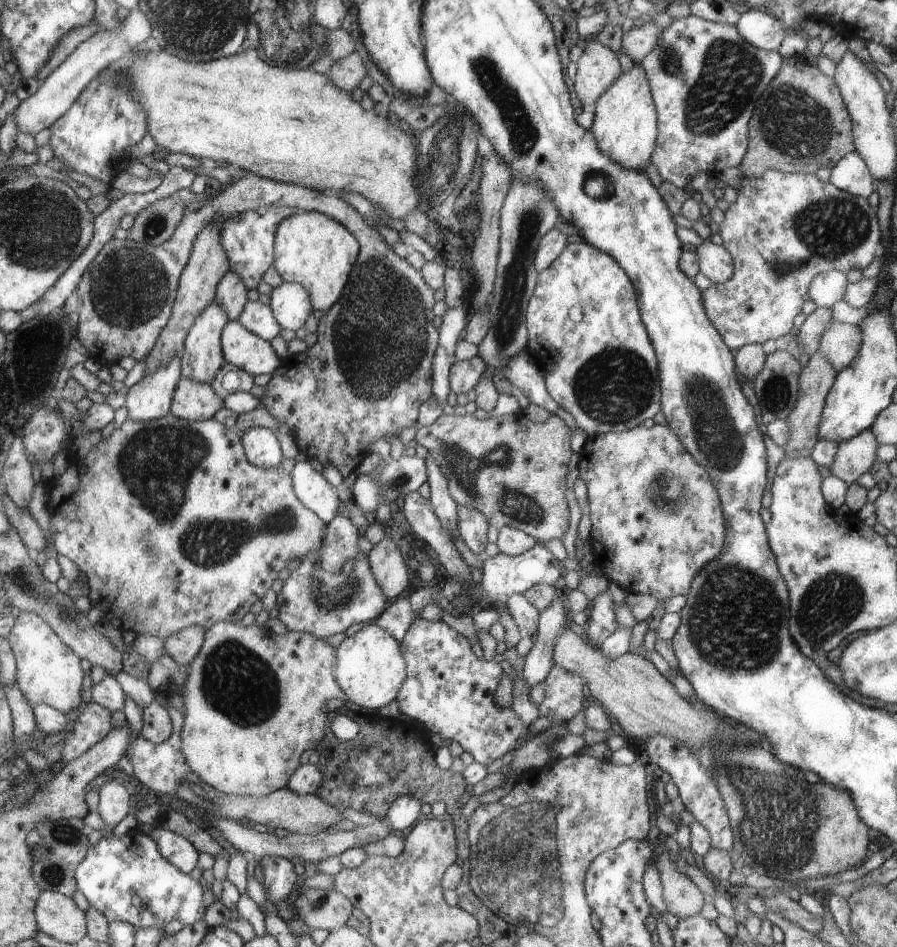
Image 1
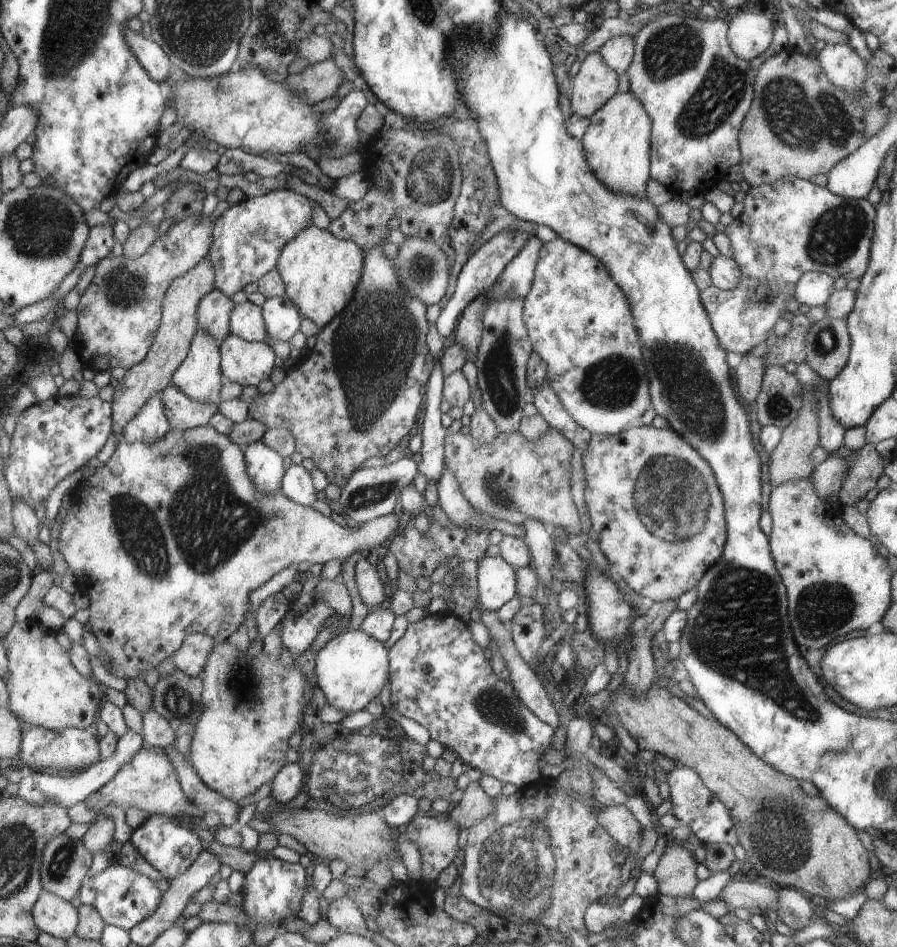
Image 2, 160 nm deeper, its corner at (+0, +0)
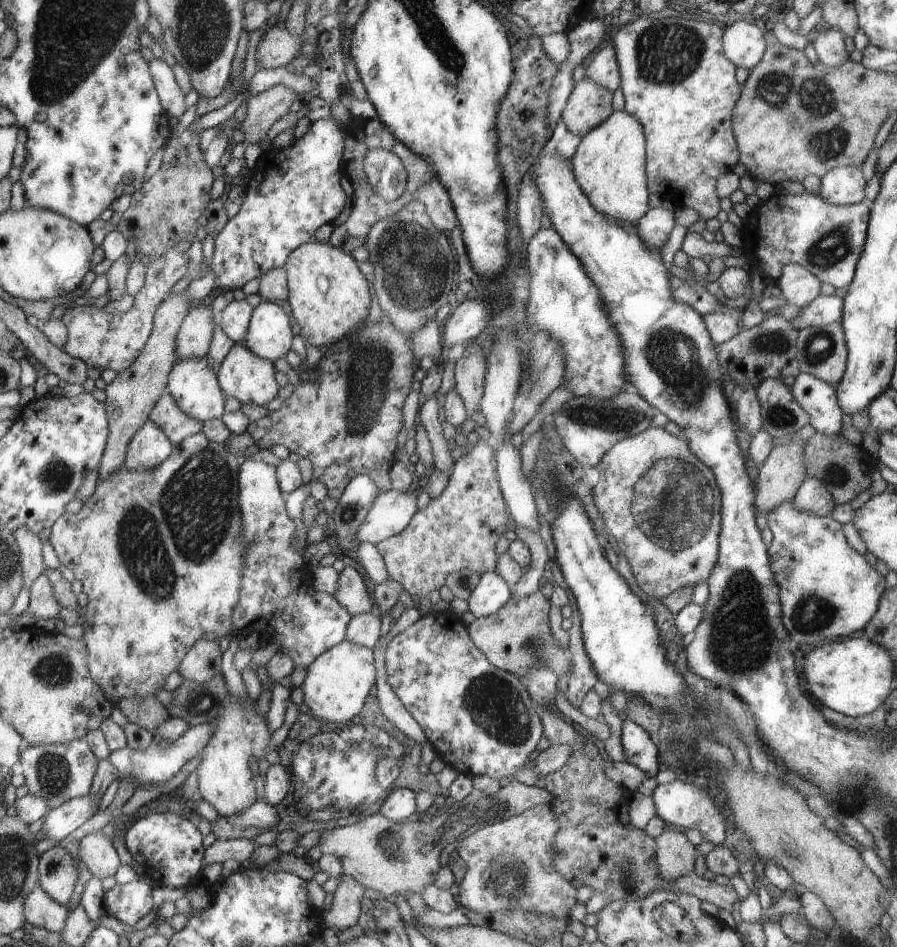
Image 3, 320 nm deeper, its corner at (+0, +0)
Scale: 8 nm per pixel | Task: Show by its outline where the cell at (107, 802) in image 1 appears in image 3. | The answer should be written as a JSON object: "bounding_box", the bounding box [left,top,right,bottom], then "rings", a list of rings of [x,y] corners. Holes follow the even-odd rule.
{"bounding_box":[79,832,121,880],"rings":[[[101,832],[82,838],[79,855],[93,876],[100,880],[114,876],[121,865],[118,853],[112,845],[112,839]]]}

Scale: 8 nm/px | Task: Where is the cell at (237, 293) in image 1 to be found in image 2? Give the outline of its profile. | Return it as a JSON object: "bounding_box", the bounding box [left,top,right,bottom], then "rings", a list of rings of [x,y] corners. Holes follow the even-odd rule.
{"bounding_box":[197,289,235,342],"rings":[[[212,289],[200,302],[197,314],[197,332],[210,331],[222,342],[229,334],[230,313],[235,307],[229,296]]]}

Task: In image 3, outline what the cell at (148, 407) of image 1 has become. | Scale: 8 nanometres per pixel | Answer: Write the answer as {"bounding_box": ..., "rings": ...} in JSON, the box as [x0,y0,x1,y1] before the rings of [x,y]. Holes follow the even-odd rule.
{"bounding_box":[123,420,175,471],"rings":[[[148,420],[129,442],[123,466],[130,471],[152,469],[170,458],[175,448],[167,434]]]}

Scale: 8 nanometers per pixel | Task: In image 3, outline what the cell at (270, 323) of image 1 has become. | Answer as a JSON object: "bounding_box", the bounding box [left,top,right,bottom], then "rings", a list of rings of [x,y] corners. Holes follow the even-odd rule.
{"bounding_box":[219,299,253,342],"rings":[[[246,299],[231,301],[219,314],[219,324],[222,332],[233,340],[239,342],[247,336],[251,324],[250,316],[253,316],[252,306]]]}

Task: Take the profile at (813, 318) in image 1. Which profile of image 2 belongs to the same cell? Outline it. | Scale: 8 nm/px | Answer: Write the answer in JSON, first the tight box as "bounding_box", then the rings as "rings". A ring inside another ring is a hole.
{"bounding_box":[746,314,814,368],"rings":[[[807,314],[794,315],[790,321],[791,328],[786,335],[777,337],[774,345],[767,351],[761,349],[752,349],[746,354],[755,354],[759,352],[760,358],[765,364],[765,368],[769,366],[777,366],[784,368],[788,362],[795,362],[800,364],[805,360],[805,354],[803,348],[805,347],[805,336],[807,330],[814,323]]]}

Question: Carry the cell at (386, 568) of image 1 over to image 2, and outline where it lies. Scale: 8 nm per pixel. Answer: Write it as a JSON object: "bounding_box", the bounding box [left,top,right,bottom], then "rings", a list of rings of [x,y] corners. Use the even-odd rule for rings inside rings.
{"bounding_box":[354,554,386,610],"rings":[[[365,554],[359,559],[354,568],[354,574],[358,594],[362,602],[368,606],[370,610],[386,600],[385,586],[380,581],[378,570],[371,561],[370,556]]]}

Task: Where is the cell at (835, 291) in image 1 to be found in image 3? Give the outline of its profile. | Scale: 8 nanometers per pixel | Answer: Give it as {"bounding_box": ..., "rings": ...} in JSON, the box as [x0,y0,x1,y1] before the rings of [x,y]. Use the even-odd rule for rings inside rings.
{"bounding_box":[774,263,822,308],"rings":[[[794,263],[785,264],[774,282],[787,304],[798,308],[804,308],[820,296],[822,284],[805,266]]]}

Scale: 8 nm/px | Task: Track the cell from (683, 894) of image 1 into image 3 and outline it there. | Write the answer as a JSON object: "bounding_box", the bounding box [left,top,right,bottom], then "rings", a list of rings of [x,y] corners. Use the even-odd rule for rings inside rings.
{"bounding_box":[655,827,697,881],"rings":[[[668,827],[656,838],[655,857],[660,874],[669,881],[694,872],[697,850],[681,829]]]}

